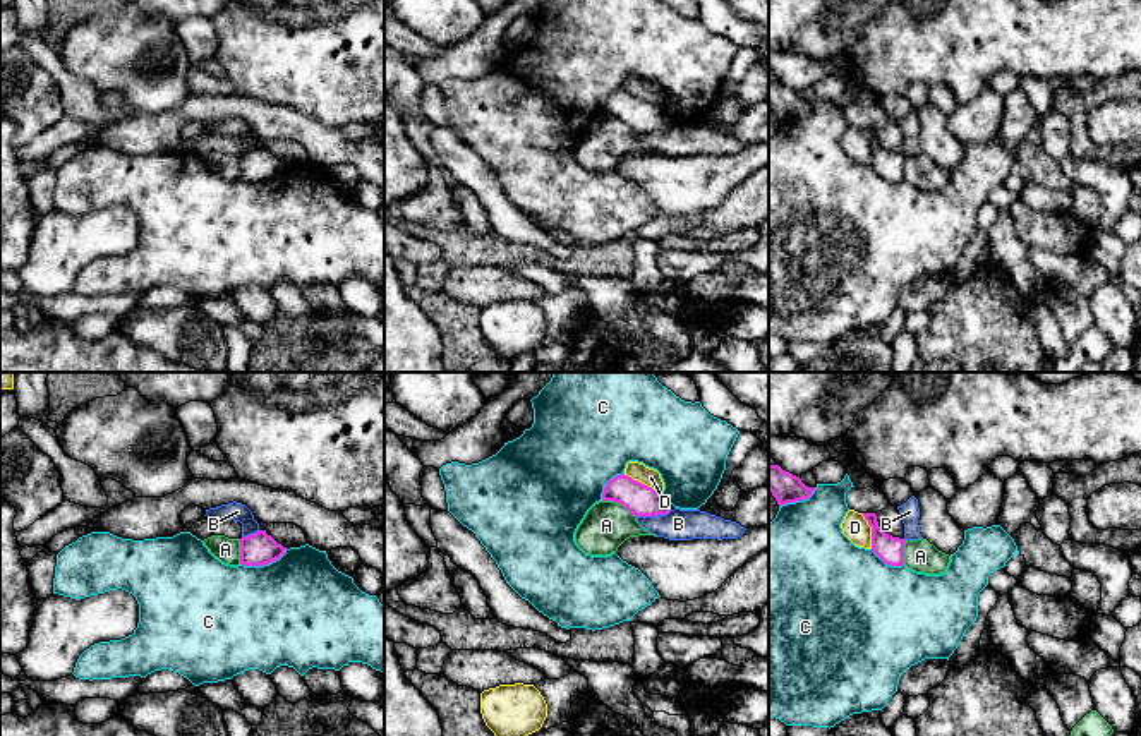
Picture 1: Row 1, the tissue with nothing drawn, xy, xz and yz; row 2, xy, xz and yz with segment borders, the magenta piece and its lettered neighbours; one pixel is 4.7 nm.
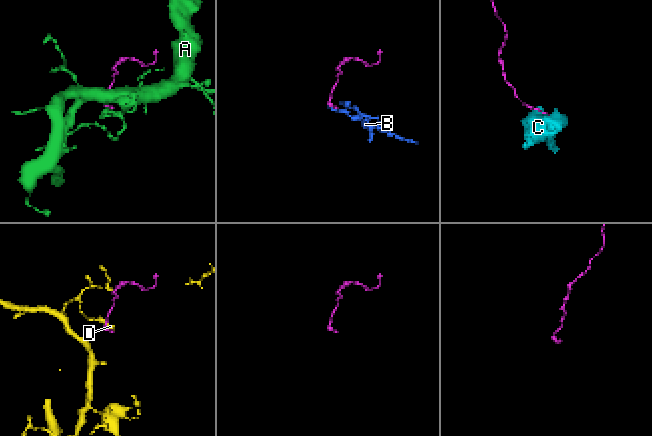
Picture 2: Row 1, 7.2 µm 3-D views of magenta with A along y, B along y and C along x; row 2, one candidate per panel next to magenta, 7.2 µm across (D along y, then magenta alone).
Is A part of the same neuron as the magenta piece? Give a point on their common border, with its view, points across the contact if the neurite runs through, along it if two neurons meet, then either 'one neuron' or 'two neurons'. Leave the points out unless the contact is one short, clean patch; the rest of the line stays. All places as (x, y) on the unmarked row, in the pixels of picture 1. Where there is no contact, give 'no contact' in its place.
meets magenta in xz at (620, 119); border along xz (603, 115), (621, 119), (635, 132); two neurons

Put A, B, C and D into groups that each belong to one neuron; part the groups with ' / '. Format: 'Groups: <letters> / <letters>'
Groups: A / B / C / D

